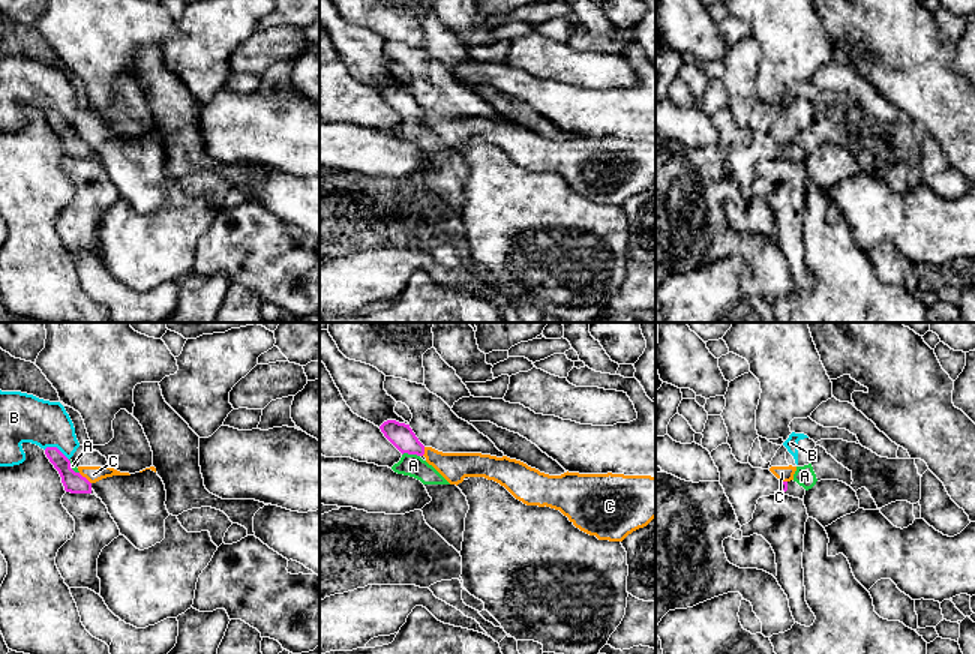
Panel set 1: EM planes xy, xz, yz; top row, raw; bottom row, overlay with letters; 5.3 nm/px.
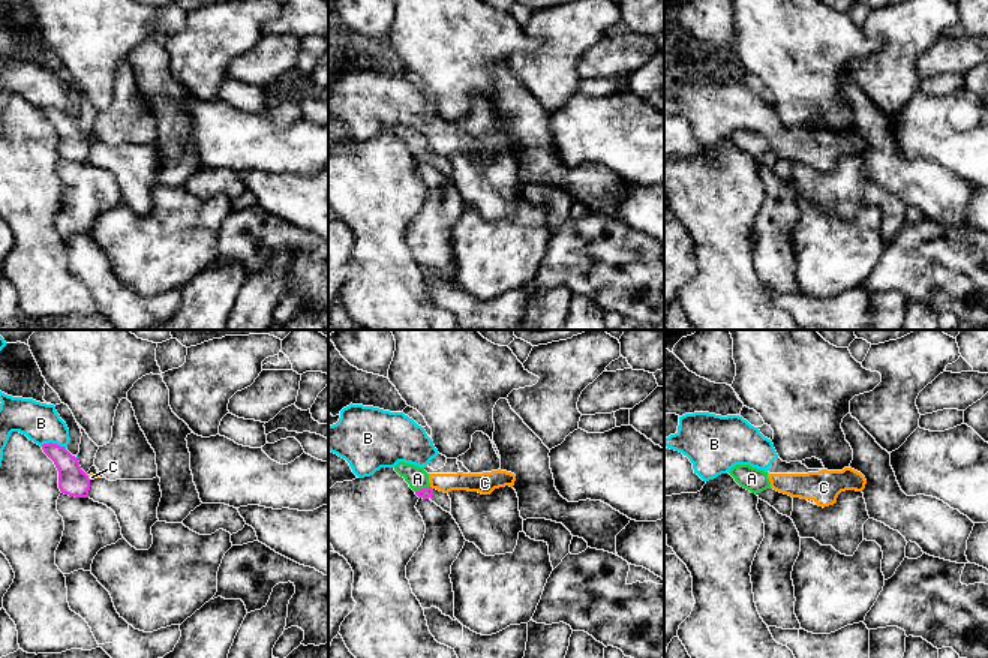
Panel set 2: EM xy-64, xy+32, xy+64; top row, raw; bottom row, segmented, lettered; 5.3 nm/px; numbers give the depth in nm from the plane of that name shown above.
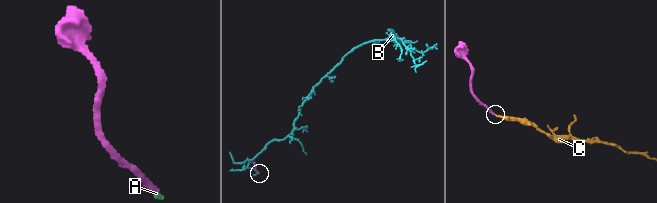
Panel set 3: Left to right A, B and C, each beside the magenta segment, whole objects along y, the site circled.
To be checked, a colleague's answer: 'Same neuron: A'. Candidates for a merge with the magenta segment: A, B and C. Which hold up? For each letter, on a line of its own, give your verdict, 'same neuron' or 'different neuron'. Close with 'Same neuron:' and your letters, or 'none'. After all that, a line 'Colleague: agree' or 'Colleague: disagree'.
A: same neuron
B: different neuron
C: different neuron
Same neuron: A
Colleague: agree

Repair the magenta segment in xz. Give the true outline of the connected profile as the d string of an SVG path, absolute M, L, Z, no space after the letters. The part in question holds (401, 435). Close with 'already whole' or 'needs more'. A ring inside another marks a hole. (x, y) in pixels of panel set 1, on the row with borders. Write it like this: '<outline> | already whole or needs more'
M387 420L380 429L402 453L400 460L392 470L420 480L432 498L422 508L426 524L460 554L465 518L470 510L466 496L456 484L450 484L432 465L422 459L424 446L410 424Z | needs more

